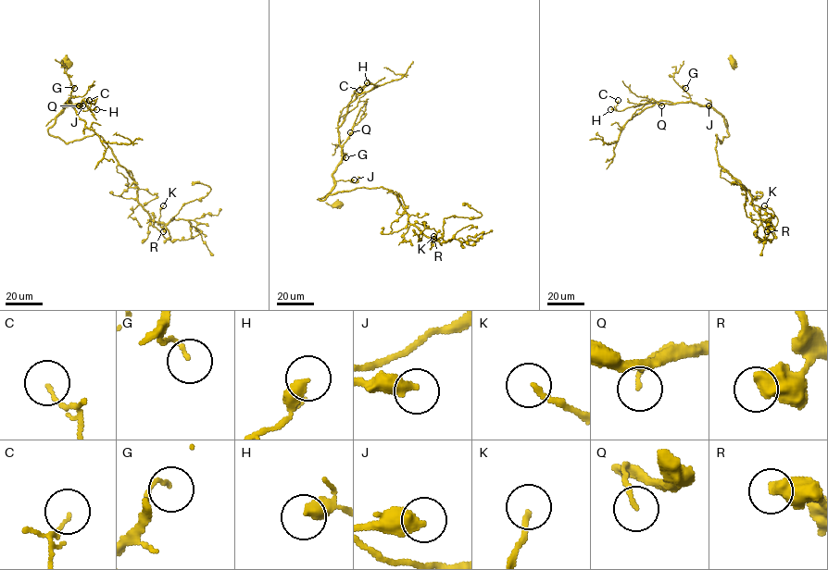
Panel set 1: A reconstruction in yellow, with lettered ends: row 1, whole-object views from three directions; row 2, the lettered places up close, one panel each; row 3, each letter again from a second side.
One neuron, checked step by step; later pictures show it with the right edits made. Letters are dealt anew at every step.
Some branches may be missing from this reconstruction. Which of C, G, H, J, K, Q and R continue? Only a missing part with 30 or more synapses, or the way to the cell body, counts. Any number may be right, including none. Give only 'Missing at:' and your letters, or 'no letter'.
Missing at: no letter

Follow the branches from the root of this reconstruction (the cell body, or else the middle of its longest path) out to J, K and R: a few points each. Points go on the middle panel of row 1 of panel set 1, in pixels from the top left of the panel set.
J: (337, 204), (357, 182), (349, 180), (354, 179)
K: (337, 204), (357, 182), (336, 180), (320, 200), (390, 189), (408, 223), (435, 241), (430, 249), (433, 236)
R: (337, 204), (357, 182), (336, 180), (320, 200), (357, 187), (390, 189), (408, 216), (408, 223), (433, 239)

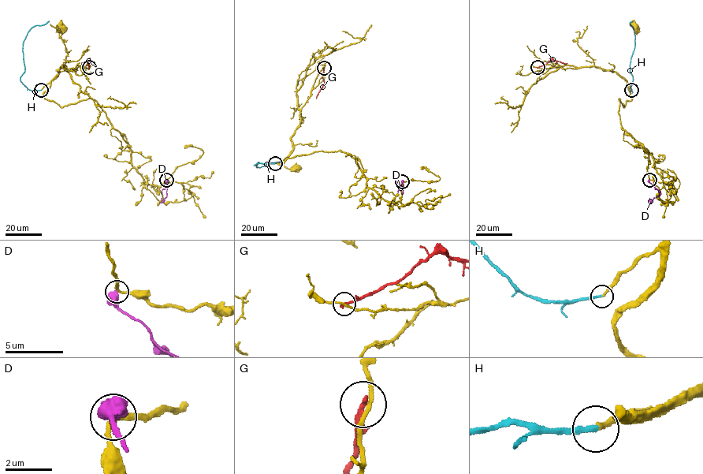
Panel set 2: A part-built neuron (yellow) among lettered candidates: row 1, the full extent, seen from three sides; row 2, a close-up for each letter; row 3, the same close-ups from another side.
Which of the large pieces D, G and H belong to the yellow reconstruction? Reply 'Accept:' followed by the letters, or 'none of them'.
Accept: H

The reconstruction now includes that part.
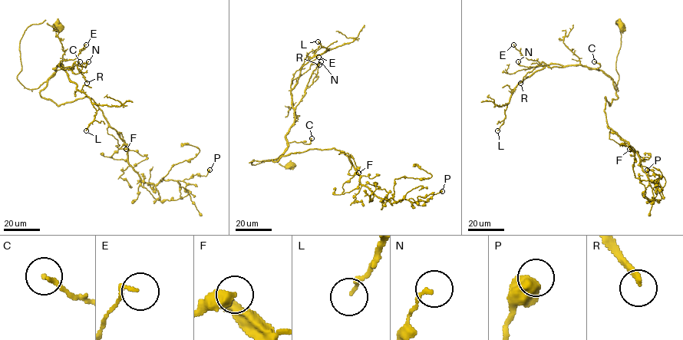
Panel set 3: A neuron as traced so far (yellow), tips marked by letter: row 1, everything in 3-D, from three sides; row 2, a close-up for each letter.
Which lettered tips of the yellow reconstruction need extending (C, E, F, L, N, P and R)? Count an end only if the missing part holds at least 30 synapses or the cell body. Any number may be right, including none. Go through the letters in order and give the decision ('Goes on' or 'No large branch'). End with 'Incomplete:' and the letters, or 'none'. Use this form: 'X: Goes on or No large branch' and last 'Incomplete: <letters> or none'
C: No large branch
E: No large branch
F: No large branch
L: Goes on
N: No large branch
P: No large branch
R: Goes on
Incomplete: L, R

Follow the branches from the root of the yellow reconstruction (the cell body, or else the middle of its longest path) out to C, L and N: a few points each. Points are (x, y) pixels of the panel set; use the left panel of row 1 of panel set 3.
C: (58, 27), (44, 21), (24, 31), (17, 79), (27, 88), (37, 88), (57, 70), (80, 61)
L: (58, 27), (44, 21), (24, 31), (17, 79), (27, 88), (37, 88), (62, 65), (97, 111), (86, 130)
N: (58, 27), (44, 21), (24, 31), (17, 79), (27, 88), (37, 88), (56, 67), (85, 67), (88, 61)

